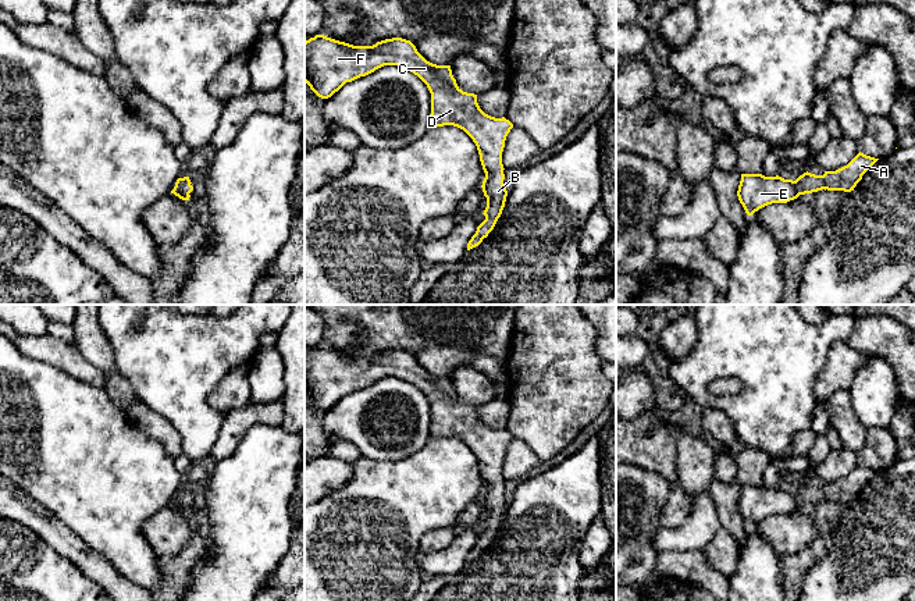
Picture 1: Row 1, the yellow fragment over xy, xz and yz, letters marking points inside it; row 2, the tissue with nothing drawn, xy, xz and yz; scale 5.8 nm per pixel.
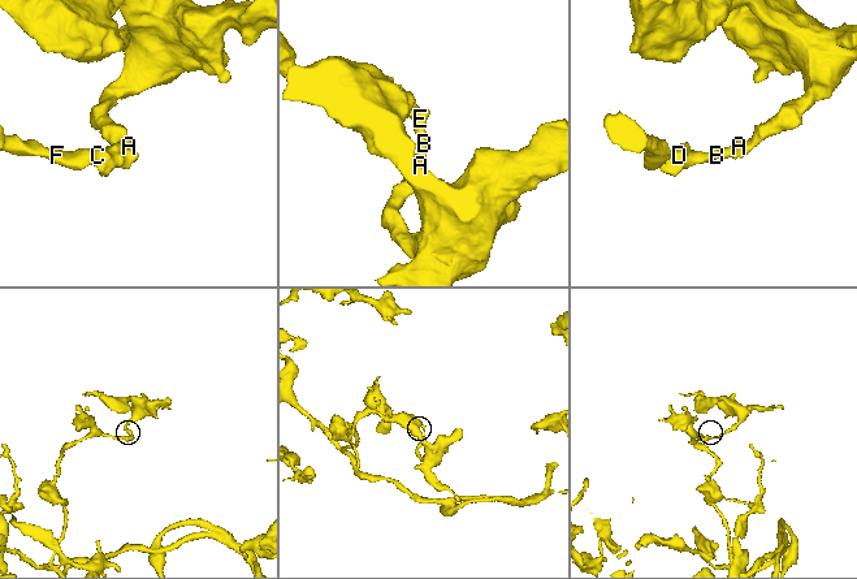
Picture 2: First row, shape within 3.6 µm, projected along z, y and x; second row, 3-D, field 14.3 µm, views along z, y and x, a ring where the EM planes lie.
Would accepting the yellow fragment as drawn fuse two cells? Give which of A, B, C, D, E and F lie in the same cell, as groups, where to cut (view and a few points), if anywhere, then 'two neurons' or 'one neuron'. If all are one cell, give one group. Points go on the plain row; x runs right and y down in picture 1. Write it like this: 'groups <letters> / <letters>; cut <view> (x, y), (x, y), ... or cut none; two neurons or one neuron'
groups A B C D E F; cut none; one neuron

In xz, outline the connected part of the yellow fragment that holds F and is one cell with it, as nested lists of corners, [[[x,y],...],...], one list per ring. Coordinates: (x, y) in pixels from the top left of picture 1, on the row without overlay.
[[[324,346],[305,353],[305,394],[321,410],[331,409],[346,394],[366,388],[384,377],[398,377],[417,387],[431,405],[430,435],[453,437],[463,441],[476,455],[485,490],[485,531],[477,538],[467,562],[478,558],[494,541],[505,519],[502,463],[513,435],[485,426],[477,406],[463,403],[452,387],[451,377],[427,373],[406,351],[392,349],[373,358],[353,358]]]

